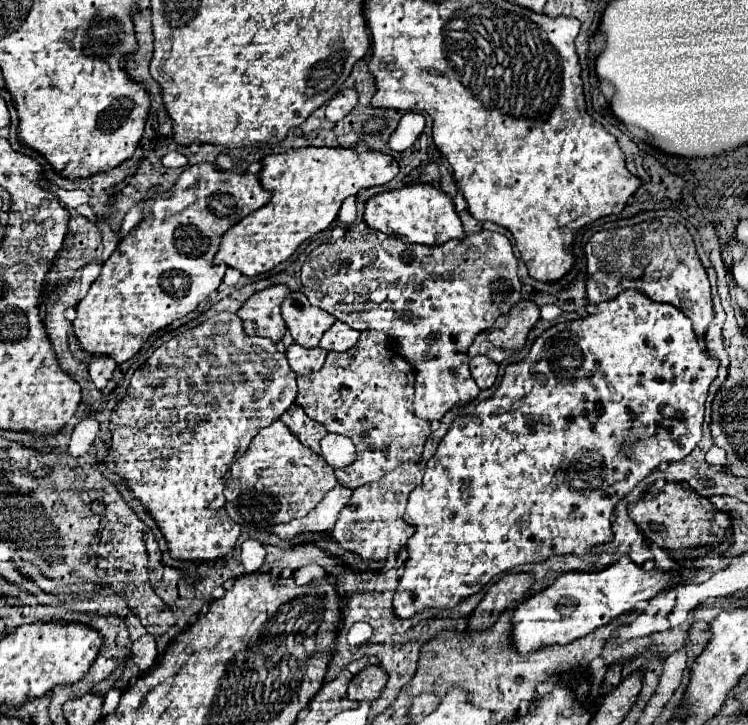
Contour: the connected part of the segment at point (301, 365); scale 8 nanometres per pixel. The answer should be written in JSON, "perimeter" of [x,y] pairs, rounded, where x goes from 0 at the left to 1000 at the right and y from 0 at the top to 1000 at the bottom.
{"perimeter":[[[390,474],[388,480],[382,480],[382,494],[388,499],[388,508],[398,516],[398,519],[409,519],[414,513],[422,513],[430,508],[436,488],[430,480],[404,480],[401,474]]]}

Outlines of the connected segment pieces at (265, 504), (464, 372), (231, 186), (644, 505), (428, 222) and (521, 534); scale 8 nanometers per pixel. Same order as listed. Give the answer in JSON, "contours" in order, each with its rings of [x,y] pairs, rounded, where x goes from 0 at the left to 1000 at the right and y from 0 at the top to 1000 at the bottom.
{"contours":[[[[369,579],[364,588],[348,593],[326,629],[310,640],[299,673],[302,703],[316,723],[334,731],[353,731],[364,723],[409,712],[447,670],[447,648],[433,637],[433,629],[422,629]]],[[[610,488],[602,499],[591,497],[567,497],[556,505],[556,546],[553,546],[553,571],[567,579],[591,579],[591,574],[607,563],[631,554],[639,546],[642,535],[628,519],[626,491]]],[[[278,223],[249,232],[233,254],[233,265],[227,270],[195,276],[190,306],[158,334],[158,342],[139,361],[136,375],[120,394],[118,406],[110,417],[104,417],[104,433],[96,444],[96,452],[99,463],[107,472],[107,480],[118,488],[147,491],[158,502],[163,502],[174,497],[209,455],[217,455],[233,441],[262,428],[265,419],[273,417],[299,383],[302,370],[283,367],[283,356],[294,342],[294,328],[326,298],[332,298],[342,287],[350,287],[361,273],[364,265],[350,259],[345,243],[340,240],[299,237]]],[[[893,665],[880,684],[861,681],[861,687],[845,695],[840,706],[858,737],[888,759],[957,753],[971,745],[971,737],[979,728],[976,709],[960,706],[947,687],[930,681],[928,676],[917,676],[912,668],[904,665]]],[[[548,254],[537,262],[524,262],[497,270],[489,279],[487,303],[492,314],[529,326],[543,337],[588,339],[604,328],[618,331],[623,326],[604,276],[586,257],[578,254]]],[[[834,400],[834,406],[826,406],[821,414],[802,419],[799,433],[730,455],[717,477],[717,486],[709,486],[698,499],[676,505],[671,527],[658,549],[642,554],[631,574],[612,574],[604,582],[602,593],[586,612],[583,626],[570,640],[564,670],[548,681],[540,720],[553,726],[556,734],[543,750],[545,772],[527,819],[529,852],[551,852],[567,839],[607,839],[620,825],[642,817],[663,792],[674,792],[695,778],[725,775],[743,764],[770,764],[775,770],[786,770],[794,753],[818,748],[816,714],[824,695],[837,681],[842,681],[856,662],[869,657],[885,637],[906,637],[917,632],[936,610],[941,554],[947,546],[947,532],[957,521],[960,499],[936,480],[922,439],[917,439],[898,419],[874,419],[853,400]]]]}

